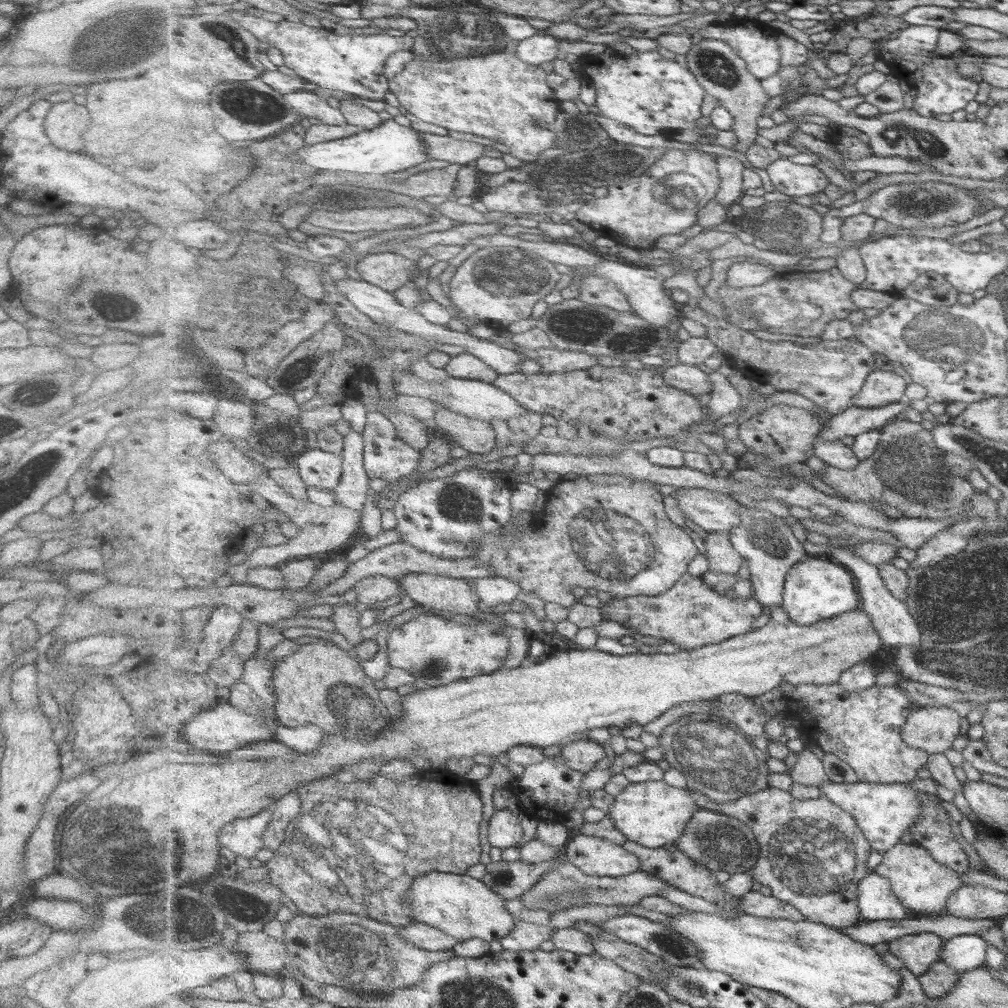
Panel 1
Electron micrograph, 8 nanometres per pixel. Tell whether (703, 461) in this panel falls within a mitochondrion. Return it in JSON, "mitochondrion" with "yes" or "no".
{"mitochondrion":"no"}

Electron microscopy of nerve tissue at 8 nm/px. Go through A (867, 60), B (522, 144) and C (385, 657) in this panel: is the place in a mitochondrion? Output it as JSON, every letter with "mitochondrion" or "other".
{"A":"other","B":"mitochondrion","C":"other"}

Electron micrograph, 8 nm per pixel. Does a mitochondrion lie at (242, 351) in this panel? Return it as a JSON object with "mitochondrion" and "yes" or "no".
{"mitochondrion":"no"}

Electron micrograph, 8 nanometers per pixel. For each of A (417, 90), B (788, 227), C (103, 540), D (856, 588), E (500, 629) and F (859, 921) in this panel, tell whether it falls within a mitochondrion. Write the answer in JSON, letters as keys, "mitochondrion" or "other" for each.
{"A":"other","B":"mitochondrion","C":"other","D":"other","E":"other","F":"other"}

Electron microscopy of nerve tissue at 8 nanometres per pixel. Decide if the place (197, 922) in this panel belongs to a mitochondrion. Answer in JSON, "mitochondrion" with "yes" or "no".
{"mitochondrion":"yes"}

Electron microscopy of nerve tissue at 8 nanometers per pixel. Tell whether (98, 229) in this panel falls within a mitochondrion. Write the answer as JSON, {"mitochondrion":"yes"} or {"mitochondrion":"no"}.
{"mitochondrion":"no"}

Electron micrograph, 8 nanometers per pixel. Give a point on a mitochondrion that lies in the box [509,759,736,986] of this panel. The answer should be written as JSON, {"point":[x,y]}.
{"point":[670,949]}

